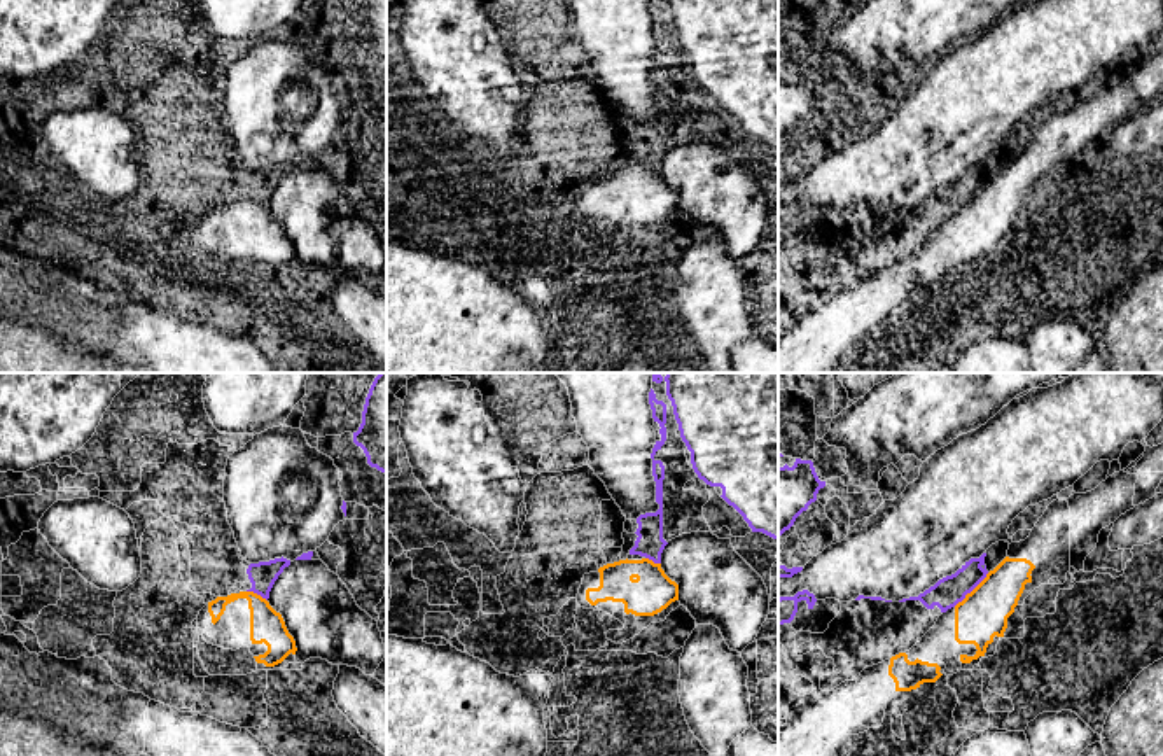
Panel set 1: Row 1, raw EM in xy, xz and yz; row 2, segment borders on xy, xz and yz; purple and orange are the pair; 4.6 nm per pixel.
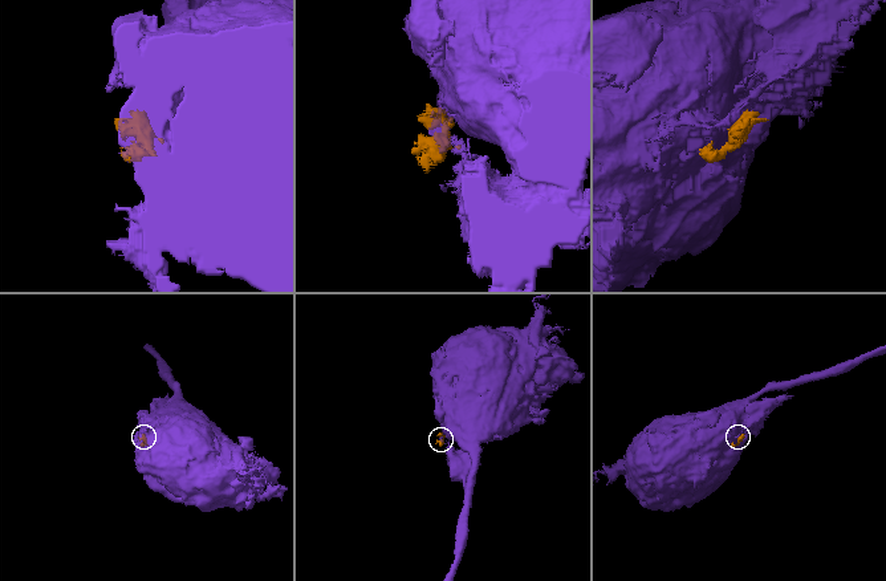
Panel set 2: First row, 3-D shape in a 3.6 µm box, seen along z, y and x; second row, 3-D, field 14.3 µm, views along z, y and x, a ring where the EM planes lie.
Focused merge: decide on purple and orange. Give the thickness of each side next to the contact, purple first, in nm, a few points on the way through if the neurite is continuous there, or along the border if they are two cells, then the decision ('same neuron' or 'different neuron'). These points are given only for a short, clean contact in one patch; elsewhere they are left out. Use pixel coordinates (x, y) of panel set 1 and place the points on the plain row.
140/220 nm | along yz (988, 181), (954, 214) | different neuron

